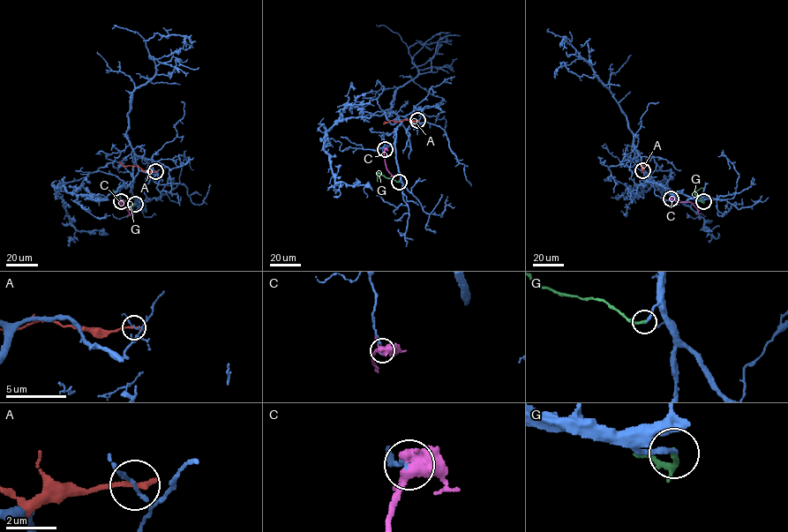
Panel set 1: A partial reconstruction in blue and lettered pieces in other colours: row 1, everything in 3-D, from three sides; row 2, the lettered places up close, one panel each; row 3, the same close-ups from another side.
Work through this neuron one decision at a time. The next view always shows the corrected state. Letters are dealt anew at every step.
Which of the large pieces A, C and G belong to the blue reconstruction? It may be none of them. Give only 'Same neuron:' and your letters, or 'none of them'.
Same neuron: G

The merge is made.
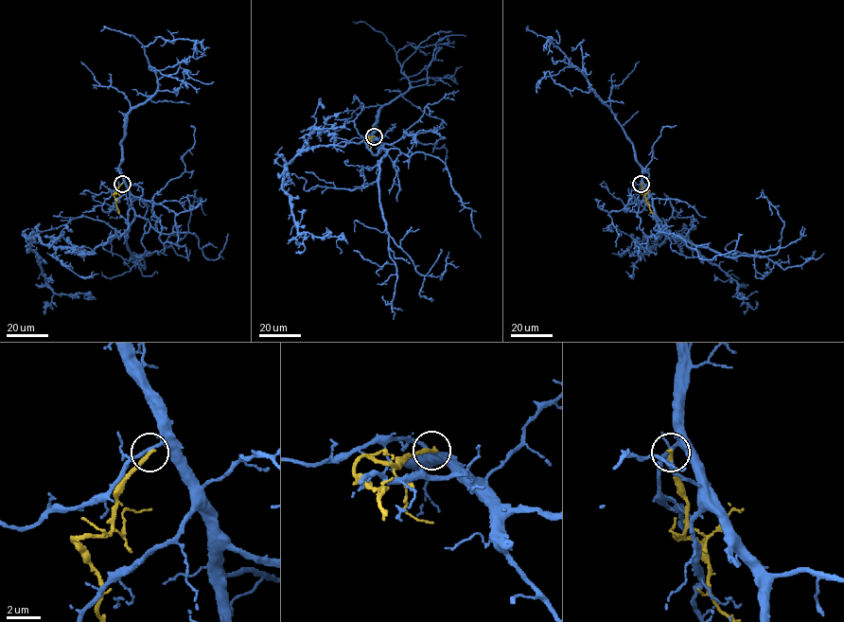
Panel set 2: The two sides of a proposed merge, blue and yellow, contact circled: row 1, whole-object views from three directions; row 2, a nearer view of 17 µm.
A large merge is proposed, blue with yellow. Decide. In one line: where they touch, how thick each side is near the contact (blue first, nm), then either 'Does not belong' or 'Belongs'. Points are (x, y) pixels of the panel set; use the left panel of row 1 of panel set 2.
Place: (122, 184). Thickness 200 nm (blue) against 240 nm. Does not belong

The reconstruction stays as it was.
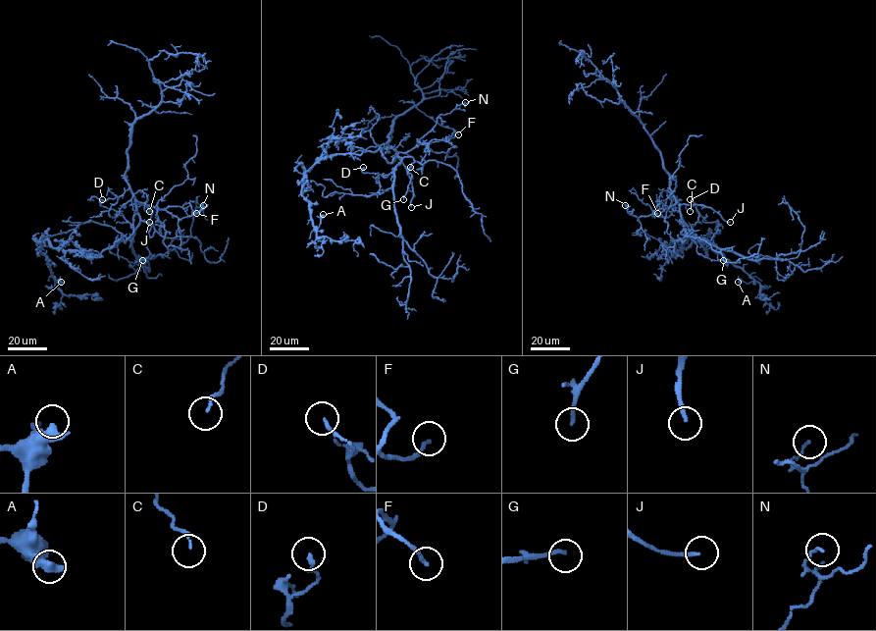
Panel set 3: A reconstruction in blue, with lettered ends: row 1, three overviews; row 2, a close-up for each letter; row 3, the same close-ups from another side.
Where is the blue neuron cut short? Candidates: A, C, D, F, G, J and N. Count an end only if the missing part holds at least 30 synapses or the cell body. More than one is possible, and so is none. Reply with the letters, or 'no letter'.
J

